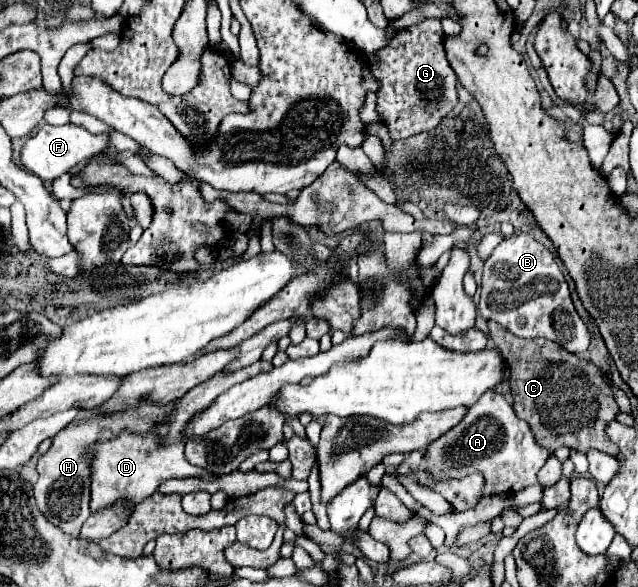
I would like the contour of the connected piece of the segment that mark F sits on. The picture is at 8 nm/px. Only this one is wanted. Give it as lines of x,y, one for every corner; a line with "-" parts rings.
45,124
35,136
31,136
25,142
25,146
21,150
21,162
23,162
25,170
33,172
41,180
55,180
61,174
69,172
79,162
91,158
97,152
103,152
105,148
109,148
109,132
91,134
83,126
75,126
75,124
63,124
63,126

